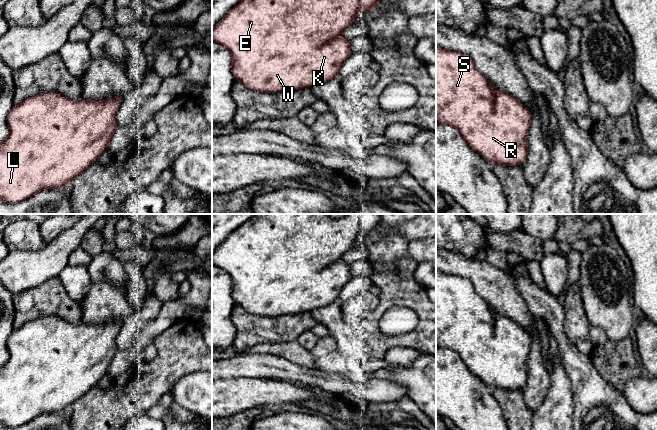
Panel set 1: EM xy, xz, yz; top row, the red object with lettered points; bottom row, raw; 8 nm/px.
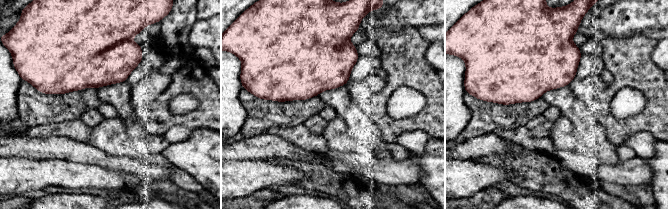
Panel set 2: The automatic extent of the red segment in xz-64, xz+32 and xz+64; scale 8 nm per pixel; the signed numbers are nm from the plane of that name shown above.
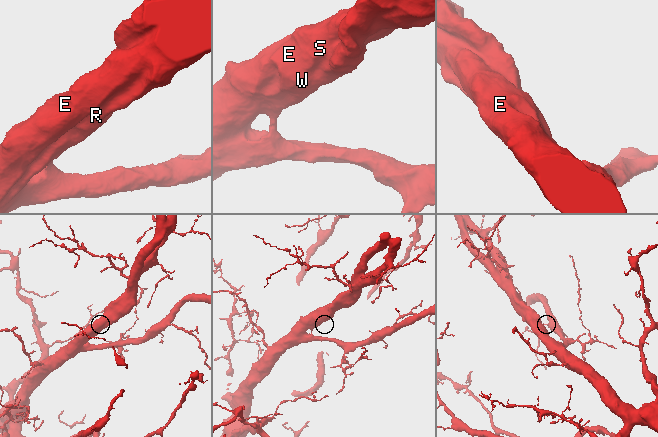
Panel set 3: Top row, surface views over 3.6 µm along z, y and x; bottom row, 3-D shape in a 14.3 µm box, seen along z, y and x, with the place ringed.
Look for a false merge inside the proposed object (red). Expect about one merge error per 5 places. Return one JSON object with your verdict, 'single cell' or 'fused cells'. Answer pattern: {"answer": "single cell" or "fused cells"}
{"answer": "single cell"}

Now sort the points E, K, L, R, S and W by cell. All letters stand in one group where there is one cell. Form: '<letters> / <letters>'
E K L R S W

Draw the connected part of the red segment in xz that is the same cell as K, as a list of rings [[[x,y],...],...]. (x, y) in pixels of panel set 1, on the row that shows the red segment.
[[[241,0],[237,3],[212,29],[212,41],[224,46],[232,55],[231,70],[236,81],[243,83],[248,89],[258,92],[278,93],[294,91],[339,77],[342,64],[352,53],[350,41],[342,32],[354,24],[355,16],[359,12],[372,12],[381,4],[381,0]]]

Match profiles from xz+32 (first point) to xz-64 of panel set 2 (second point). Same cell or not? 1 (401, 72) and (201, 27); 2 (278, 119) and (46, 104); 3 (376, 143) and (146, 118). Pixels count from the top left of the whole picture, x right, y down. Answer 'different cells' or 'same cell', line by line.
1: different cells
2: same cell
3: different cells

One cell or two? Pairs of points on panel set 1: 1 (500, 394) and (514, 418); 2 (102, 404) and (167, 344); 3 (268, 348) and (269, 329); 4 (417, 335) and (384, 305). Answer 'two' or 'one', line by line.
1: one
2: one
3: two
4: one

